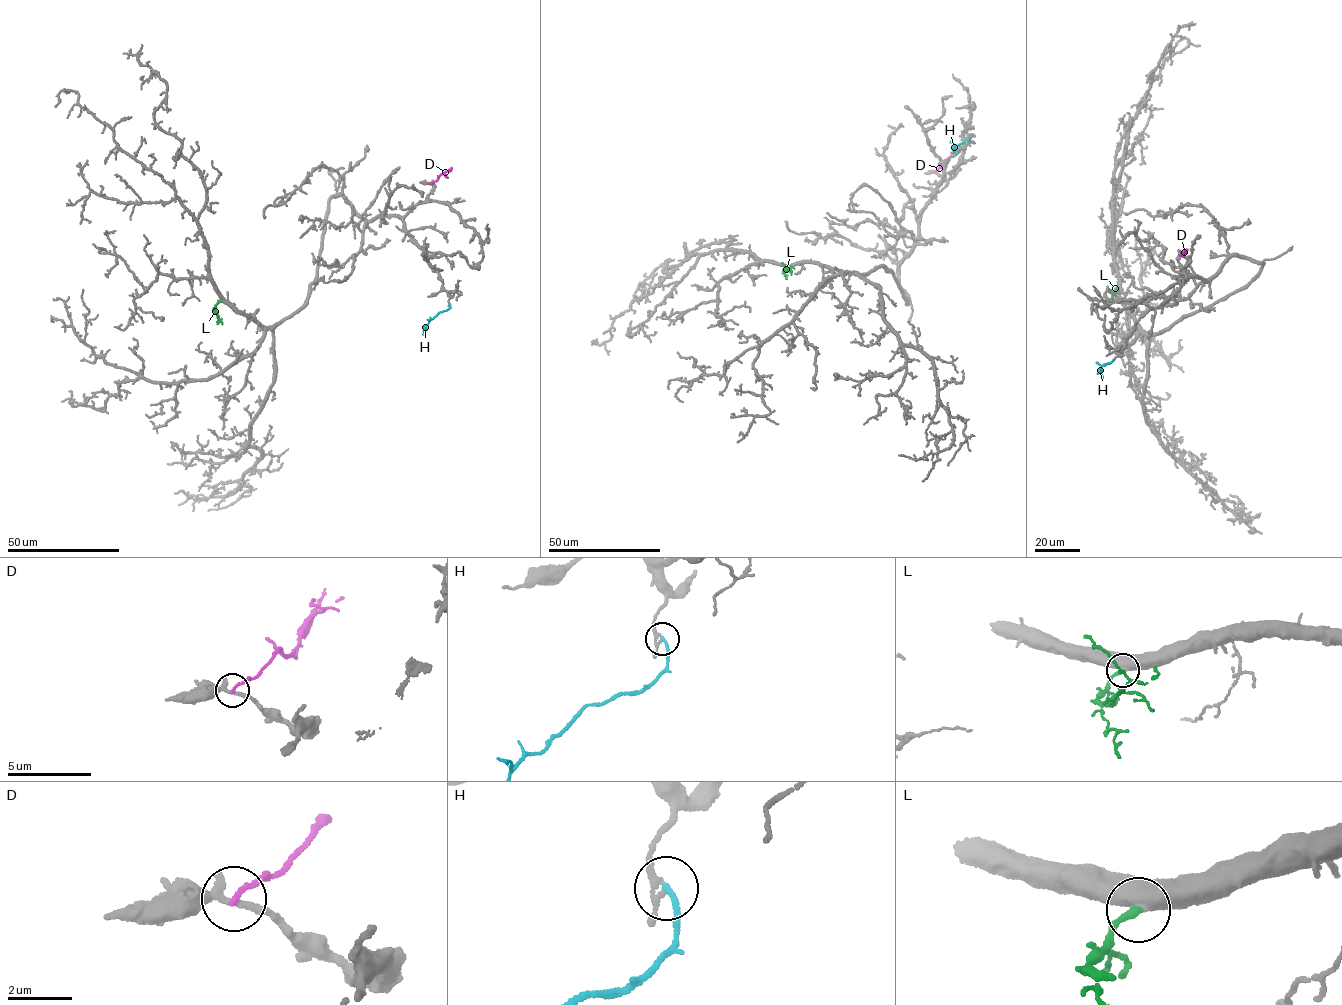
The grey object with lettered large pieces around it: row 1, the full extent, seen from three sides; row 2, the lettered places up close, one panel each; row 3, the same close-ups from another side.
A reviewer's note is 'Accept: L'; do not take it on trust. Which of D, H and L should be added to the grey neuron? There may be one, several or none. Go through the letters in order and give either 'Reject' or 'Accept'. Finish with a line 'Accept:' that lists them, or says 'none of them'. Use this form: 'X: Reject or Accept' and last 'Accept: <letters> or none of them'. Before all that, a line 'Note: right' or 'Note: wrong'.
Note: right
D: Reject
H: Reject
L: Accept
Accept: L

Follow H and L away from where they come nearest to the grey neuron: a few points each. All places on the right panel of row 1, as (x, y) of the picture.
H: (1114, 359), (1101, 366), (1102, 377)
L: (1119, 281), (1112, 293), (1107, 286)

